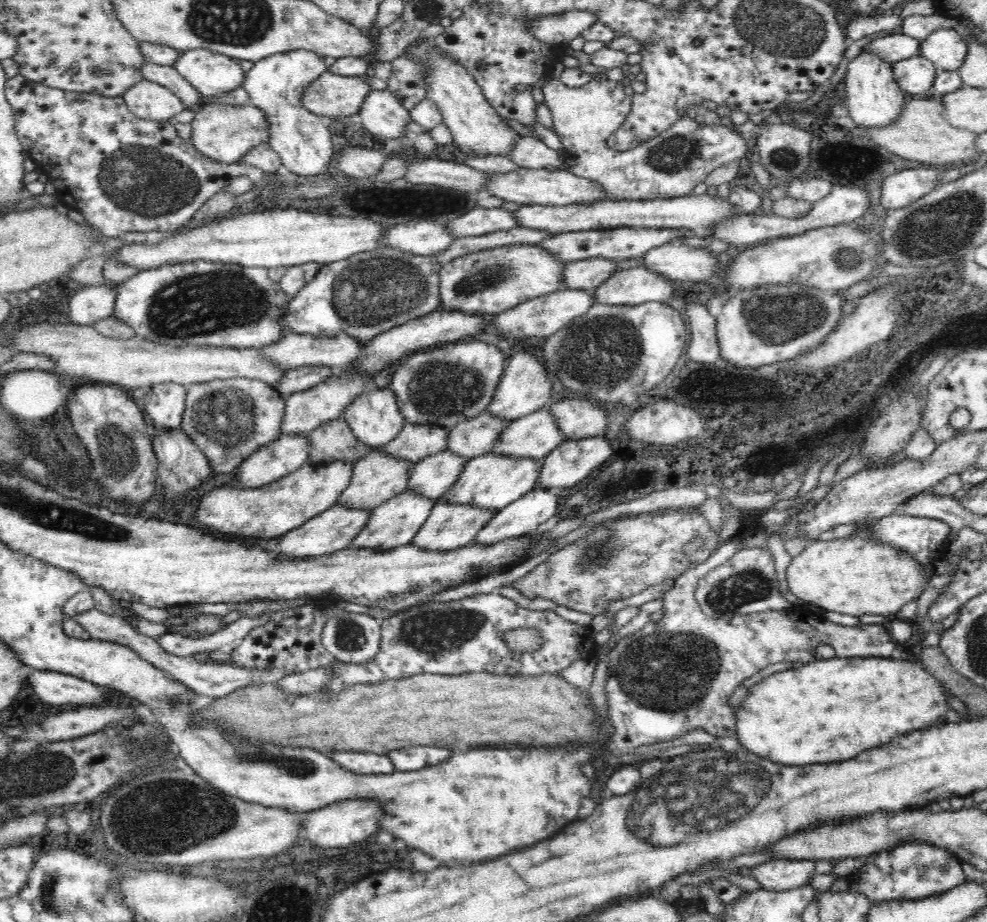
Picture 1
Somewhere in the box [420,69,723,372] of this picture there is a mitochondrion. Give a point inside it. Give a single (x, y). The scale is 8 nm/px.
(679, 152)

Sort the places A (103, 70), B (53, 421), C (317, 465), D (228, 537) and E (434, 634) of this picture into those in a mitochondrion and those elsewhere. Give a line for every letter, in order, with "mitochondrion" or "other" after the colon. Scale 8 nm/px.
A: mitochondrion
B: other
C: other
D: other
E: mitochondrion

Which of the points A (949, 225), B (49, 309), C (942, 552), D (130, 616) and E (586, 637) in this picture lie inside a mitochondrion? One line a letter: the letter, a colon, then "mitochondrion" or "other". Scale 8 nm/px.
A: mitochondrion
B: other
C: other
D: other
E: other

